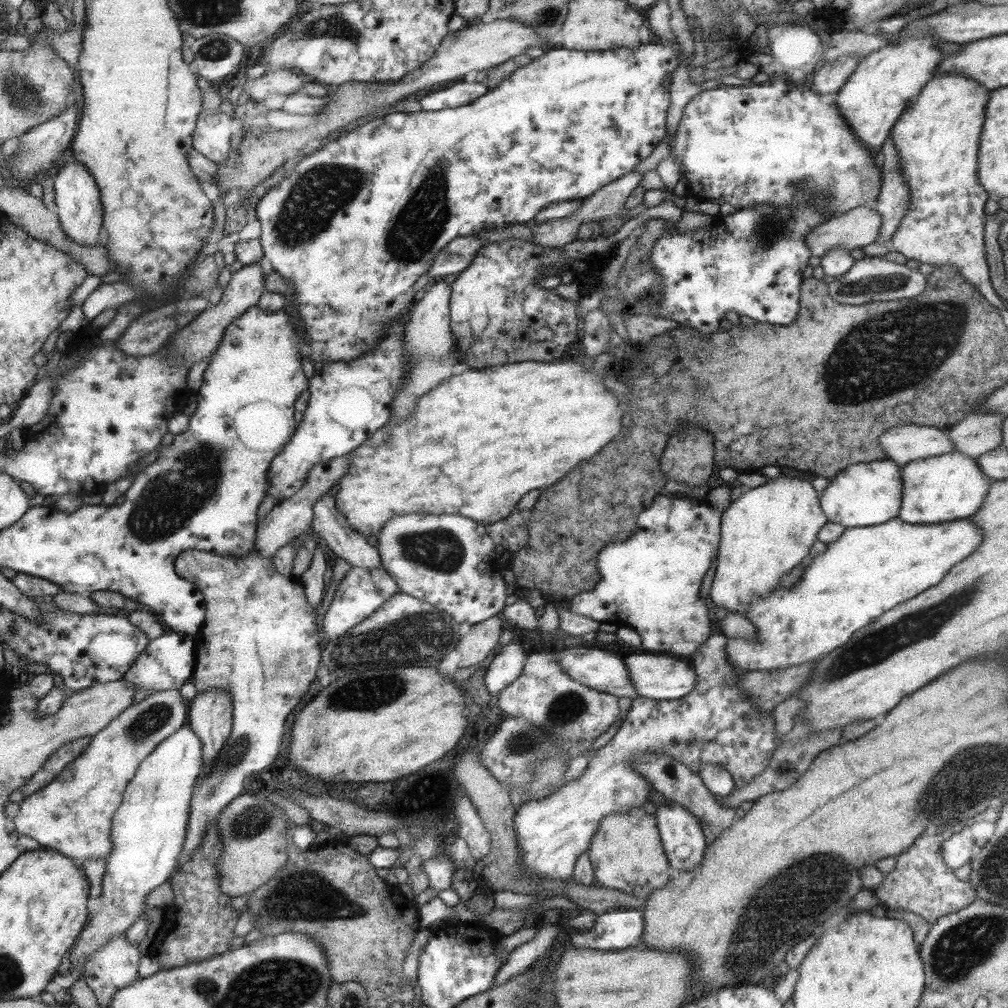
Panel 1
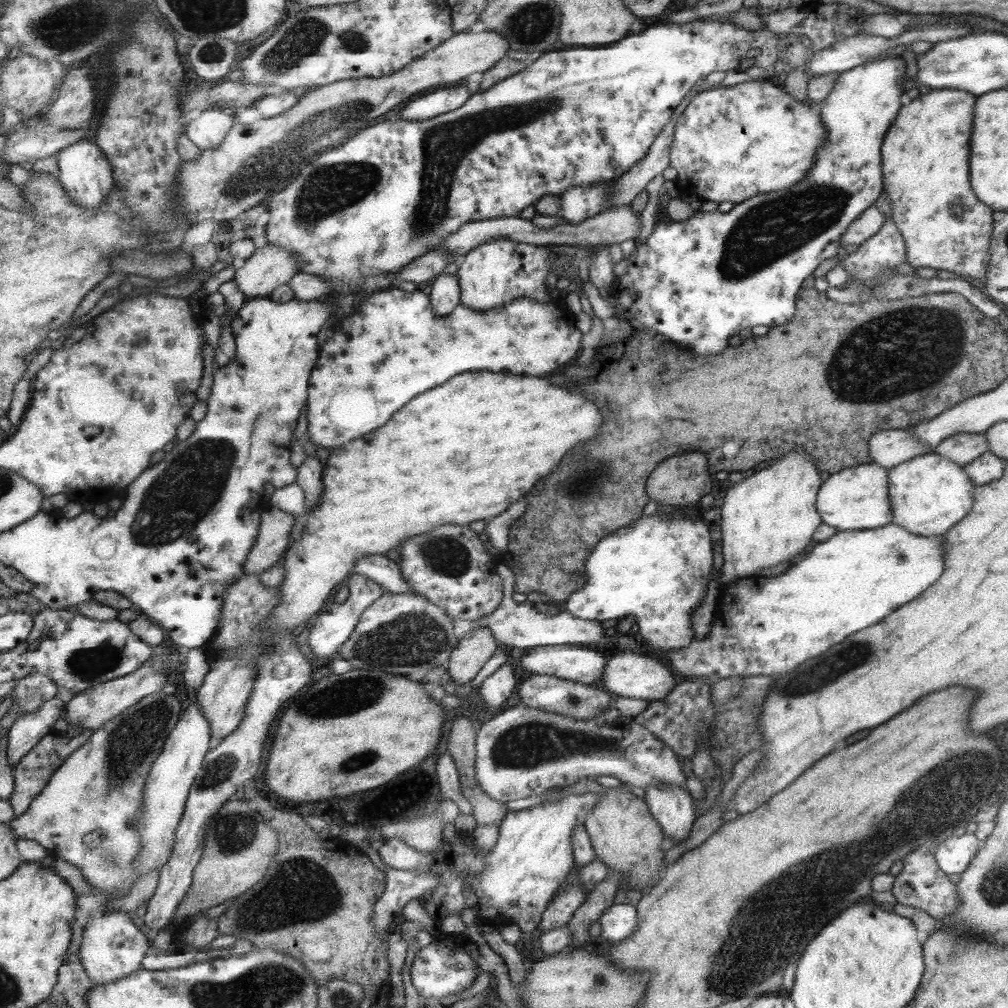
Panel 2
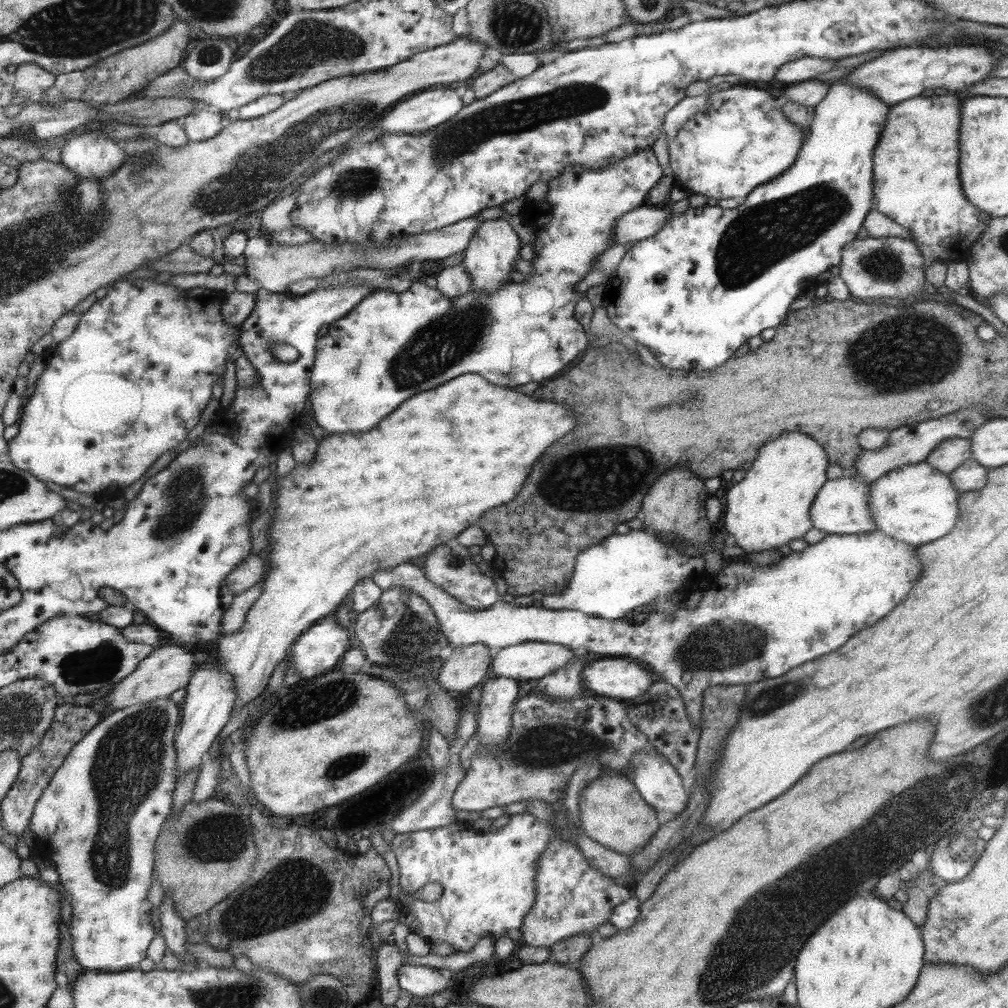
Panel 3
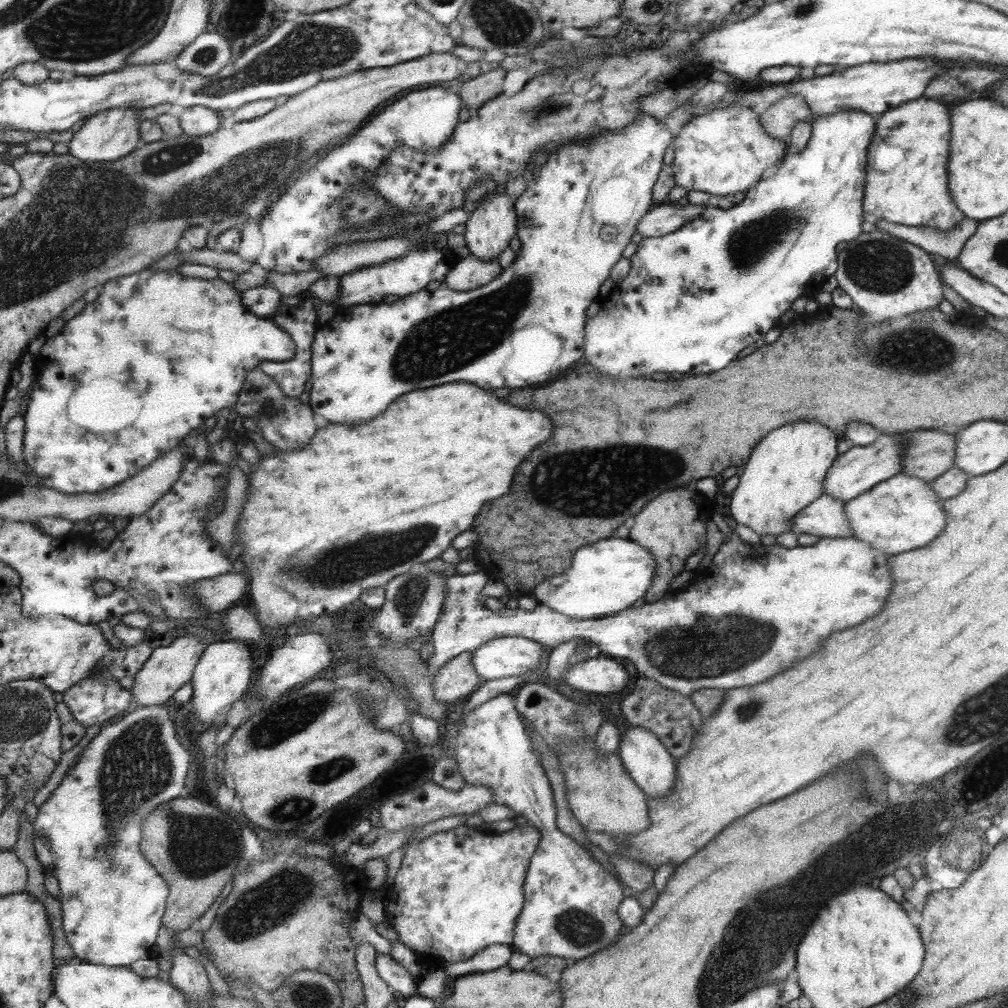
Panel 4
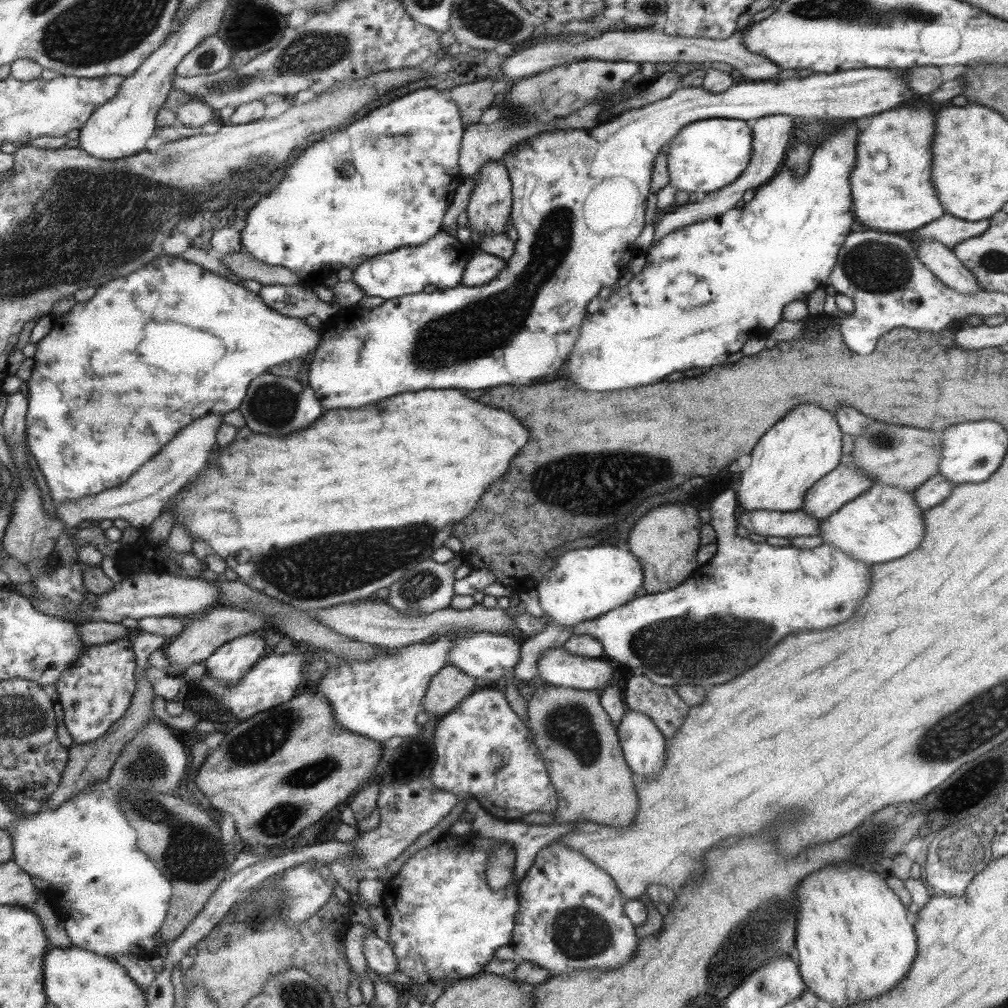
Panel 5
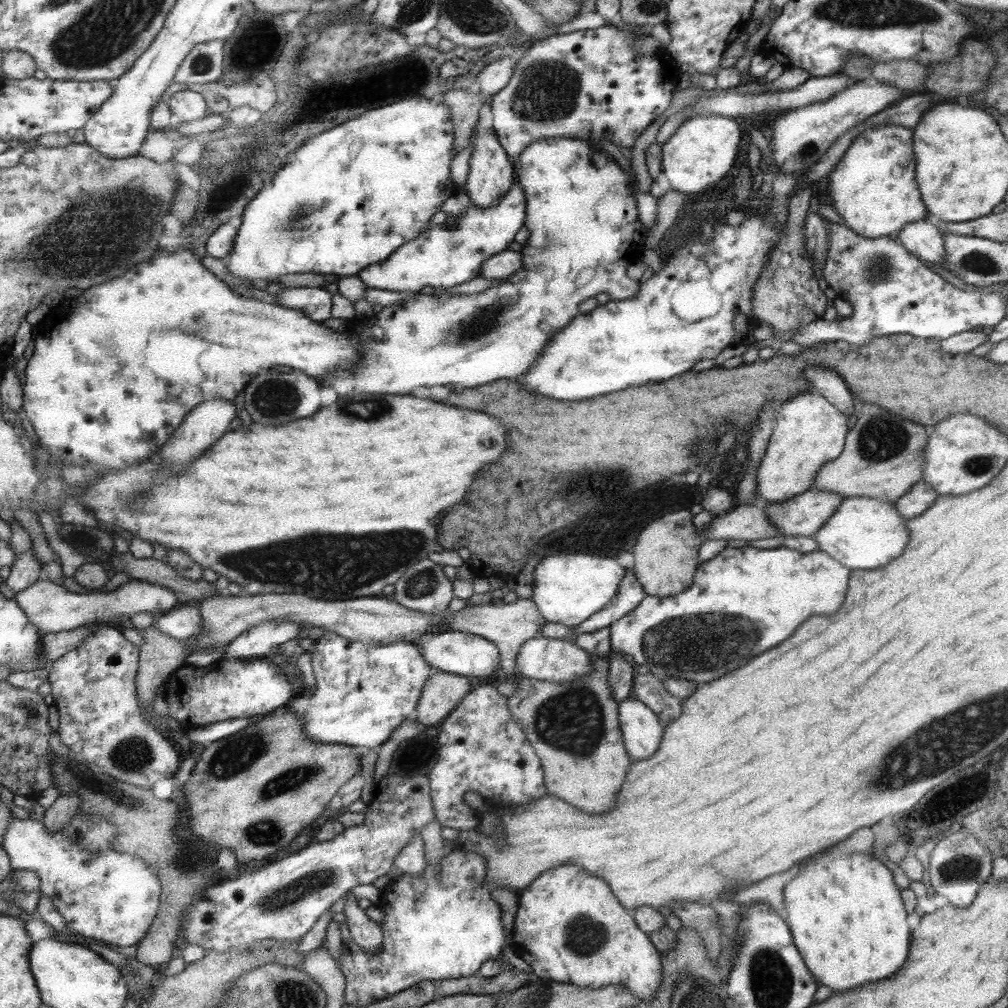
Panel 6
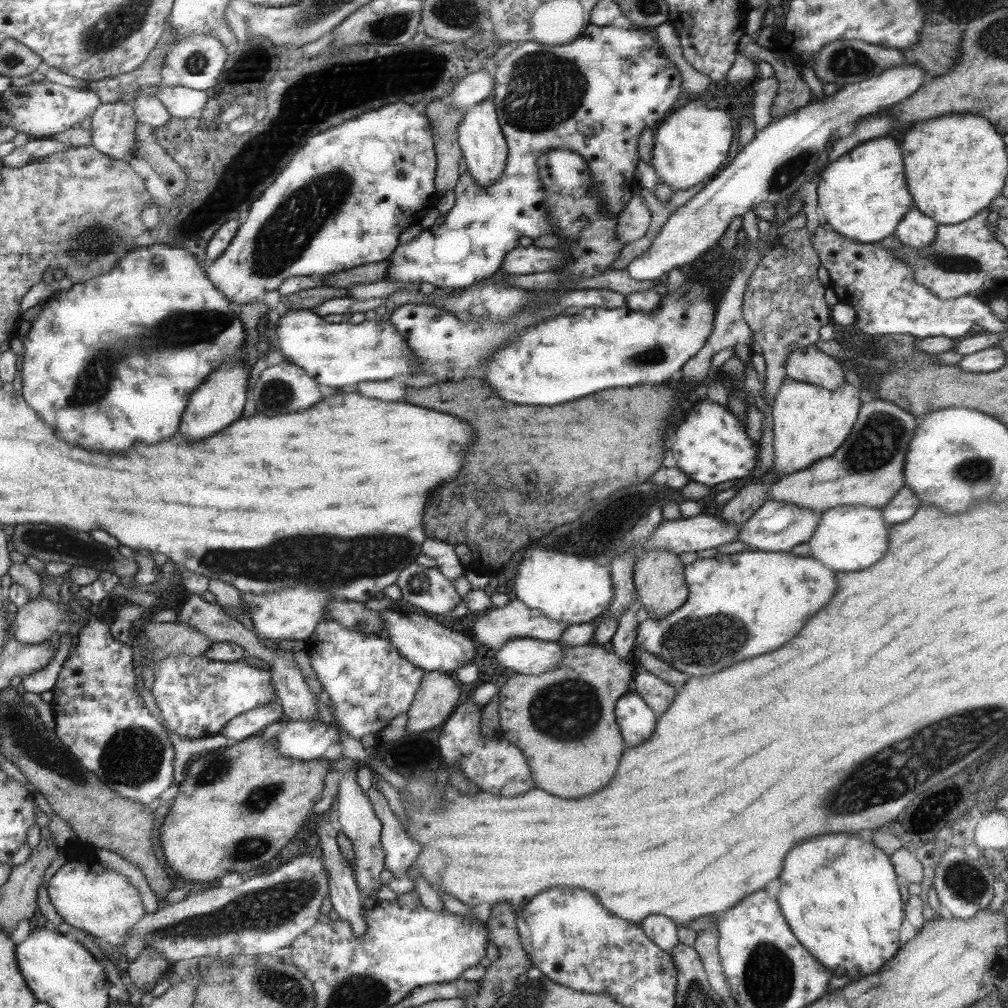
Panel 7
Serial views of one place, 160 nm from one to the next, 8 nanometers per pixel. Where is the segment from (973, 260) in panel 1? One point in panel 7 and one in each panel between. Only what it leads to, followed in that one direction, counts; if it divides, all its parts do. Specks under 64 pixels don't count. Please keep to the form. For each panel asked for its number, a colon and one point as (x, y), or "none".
2: (925, 155)
3: (916, 182)
4: (907, 182)
5: (891, 192)
6: (872, 187)
7: (862, 194)

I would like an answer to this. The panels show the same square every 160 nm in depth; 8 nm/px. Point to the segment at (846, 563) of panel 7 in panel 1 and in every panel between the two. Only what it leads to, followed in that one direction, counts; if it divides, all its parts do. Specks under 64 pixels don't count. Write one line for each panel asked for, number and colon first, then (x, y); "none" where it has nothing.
1: (949, 487)
2: (928, 494)
3: (916, 504)
4: (903, 513)
5: (883, 524)
6: (865, 533)

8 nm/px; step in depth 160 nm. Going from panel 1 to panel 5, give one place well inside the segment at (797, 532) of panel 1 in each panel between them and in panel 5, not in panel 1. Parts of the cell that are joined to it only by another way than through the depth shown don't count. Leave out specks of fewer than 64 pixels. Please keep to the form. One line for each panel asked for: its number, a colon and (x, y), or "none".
2: (769, 517)
3: (770, 506)
4: (786, 473)
5: (806, 445)

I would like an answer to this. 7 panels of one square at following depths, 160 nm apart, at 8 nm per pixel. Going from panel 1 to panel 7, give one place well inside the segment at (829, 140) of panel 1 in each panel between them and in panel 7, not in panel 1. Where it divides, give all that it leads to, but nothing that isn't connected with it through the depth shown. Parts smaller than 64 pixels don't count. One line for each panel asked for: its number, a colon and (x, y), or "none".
2: (730, 143)
3: (741, 140)
4: (722, 152)
5: (705, 156)
6: (700, 152)
7: (690, 146)

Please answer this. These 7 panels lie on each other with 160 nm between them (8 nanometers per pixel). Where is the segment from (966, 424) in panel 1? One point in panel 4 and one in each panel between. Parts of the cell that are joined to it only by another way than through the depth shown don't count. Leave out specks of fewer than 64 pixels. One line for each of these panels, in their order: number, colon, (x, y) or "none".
2: (962, 448)
3: (949, 455)
4: (927, 454)

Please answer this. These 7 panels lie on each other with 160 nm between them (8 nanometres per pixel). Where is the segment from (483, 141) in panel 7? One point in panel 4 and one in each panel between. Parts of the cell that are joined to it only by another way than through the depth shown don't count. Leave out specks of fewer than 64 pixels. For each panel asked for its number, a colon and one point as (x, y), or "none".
4: (487, 231)
5: (489, 207)
6: (489, 178)

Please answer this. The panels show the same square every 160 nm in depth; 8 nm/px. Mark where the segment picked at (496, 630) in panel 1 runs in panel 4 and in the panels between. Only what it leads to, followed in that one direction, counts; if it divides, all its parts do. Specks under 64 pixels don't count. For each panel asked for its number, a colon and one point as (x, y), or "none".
2: (477, 645)
3: (463, 667)
4: (456, 678)

